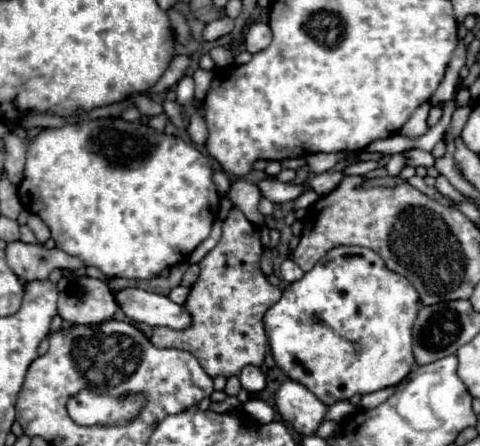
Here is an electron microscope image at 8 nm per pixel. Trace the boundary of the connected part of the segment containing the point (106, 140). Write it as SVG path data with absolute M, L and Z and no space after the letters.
M97 118L97 120L83 120L77 124L63 124L59 128L43 128L37 136L33 136L27 146L23 180L17 186L17 192L19 192L23 206L31 214L37 214L49 226L51 238L55 240L57 248L61 248L63 252L67 252L71 256L77 256L85 266L97 266L107 278L121 276L121 278L143 278L145 280L145 278L159 276L165 268L185 262L189 258L189 254L199 246L199 242L203 242L209 236L211 224L219 210L219 198L221 198L213 184L211 172L213 170L211 170L209 158L203 156L193 144L189 144L177 136L157 132L141 122L127 122L123 118Z

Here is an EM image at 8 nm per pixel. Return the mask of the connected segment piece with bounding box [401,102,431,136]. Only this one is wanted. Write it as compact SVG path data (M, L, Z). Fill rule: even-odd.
M429 102L421 104L421 106L413 112L413 116L407 120L407 124L403 126L401 136L421 136L421 134L425 134L425 132L429 130L429 128L427 128L427 114L429 114L429 108L431 108Z

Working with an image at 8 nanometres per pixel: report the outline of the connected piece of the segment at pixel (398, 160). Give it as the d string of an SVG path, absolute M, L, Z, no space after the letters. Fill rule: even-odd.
M393 154L393 156L389 158L389 162L385 164L385 170L387 170L387 174L389 174L391 177L399 176L401 168L405 166L403 162L405 162L405 156L403 156L403 154Z

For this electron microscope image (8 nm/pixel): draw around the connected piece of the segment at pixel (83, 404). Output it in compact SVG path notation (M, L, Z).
M81 390L67 400L67 412L81 426L121 426L139 416L145 406L145 394L109 396Z

